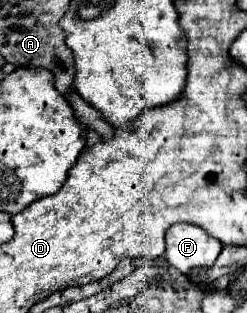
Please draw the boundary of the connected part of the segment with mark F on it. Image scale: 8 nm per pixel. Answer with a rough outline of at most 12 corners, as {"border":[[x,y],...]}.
{"border":[[199,226],[165,234],[165,258],[179,272],[213,266],[223,244]]}

